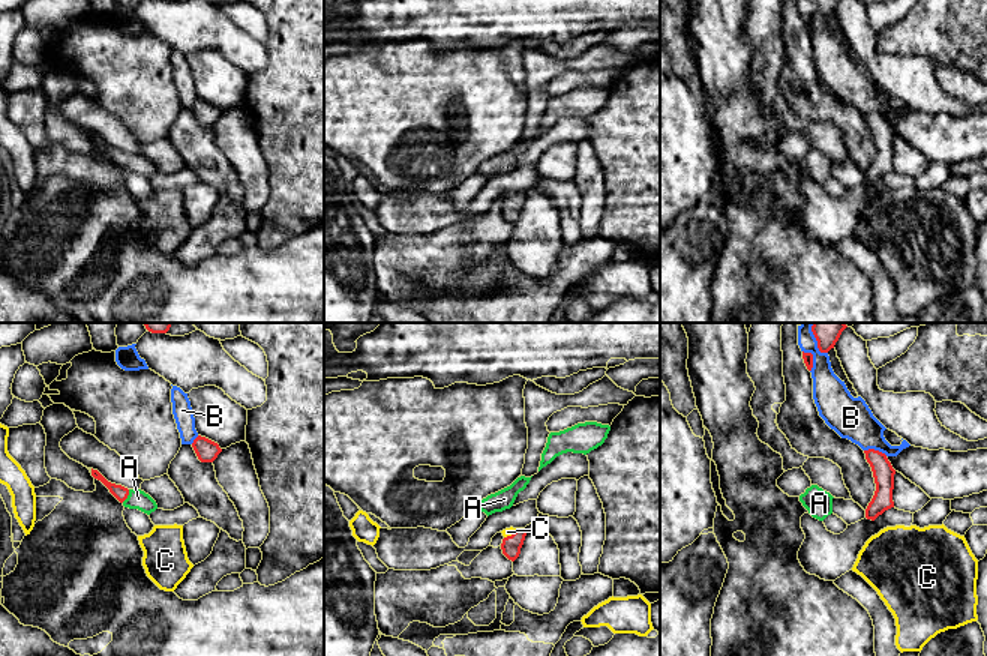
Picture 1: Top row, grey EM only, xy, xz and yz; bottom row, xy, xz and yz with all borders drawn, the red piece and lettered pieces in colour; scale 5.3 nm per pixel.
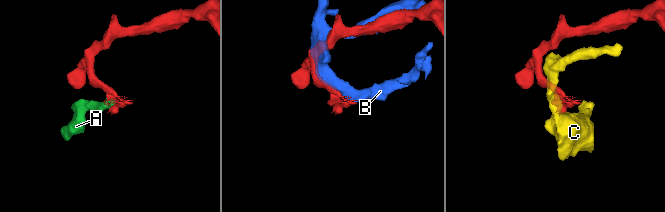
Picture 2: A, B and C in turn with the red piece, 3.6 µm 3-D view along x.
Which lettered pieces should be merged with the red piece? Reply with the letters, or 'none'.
A, C

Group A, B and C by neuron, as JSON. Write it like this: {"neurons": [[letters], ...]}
{"neurons": [["A", "C"], ["B"]]}

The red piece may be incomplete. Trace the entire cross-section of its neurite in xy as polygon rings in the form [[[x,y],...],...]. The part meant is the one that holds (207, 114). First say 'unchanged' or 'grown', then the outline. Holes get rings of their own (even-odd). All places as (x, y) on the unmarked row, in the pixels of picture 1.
unchanged; [[[201,99],[194,104],[192,111],[201,126],[213,126],[222,116],[218,107]]]

